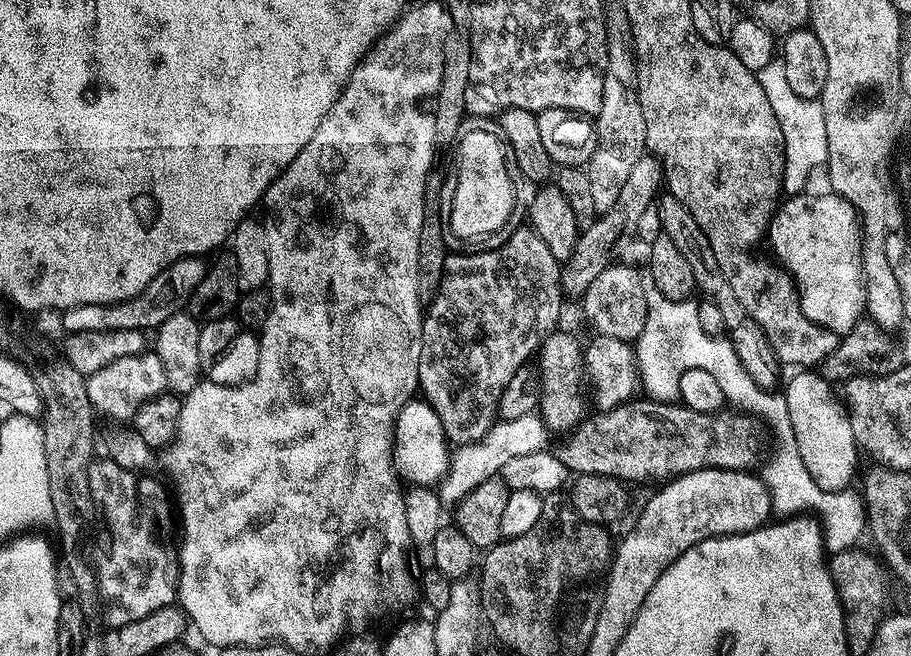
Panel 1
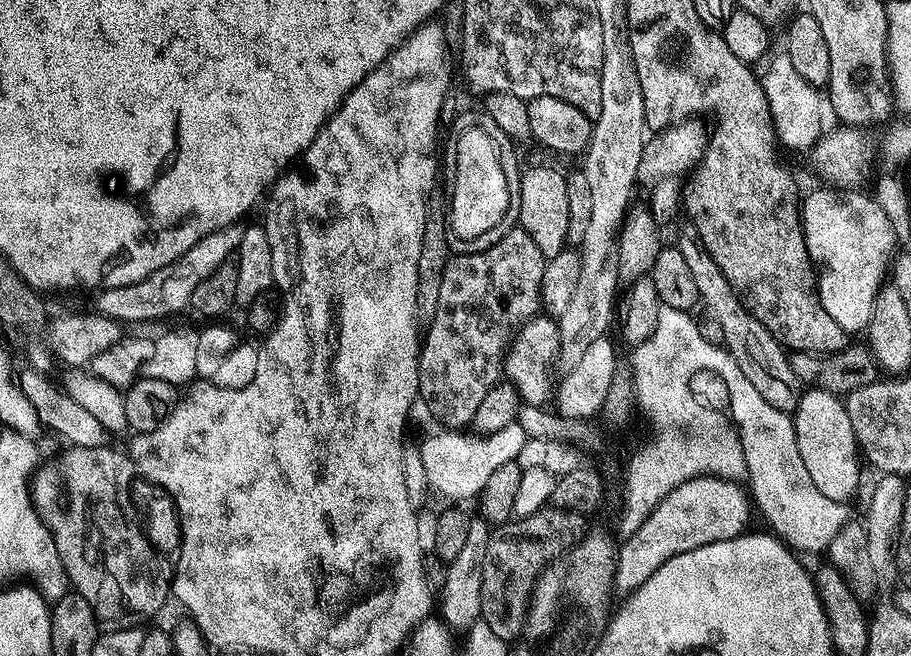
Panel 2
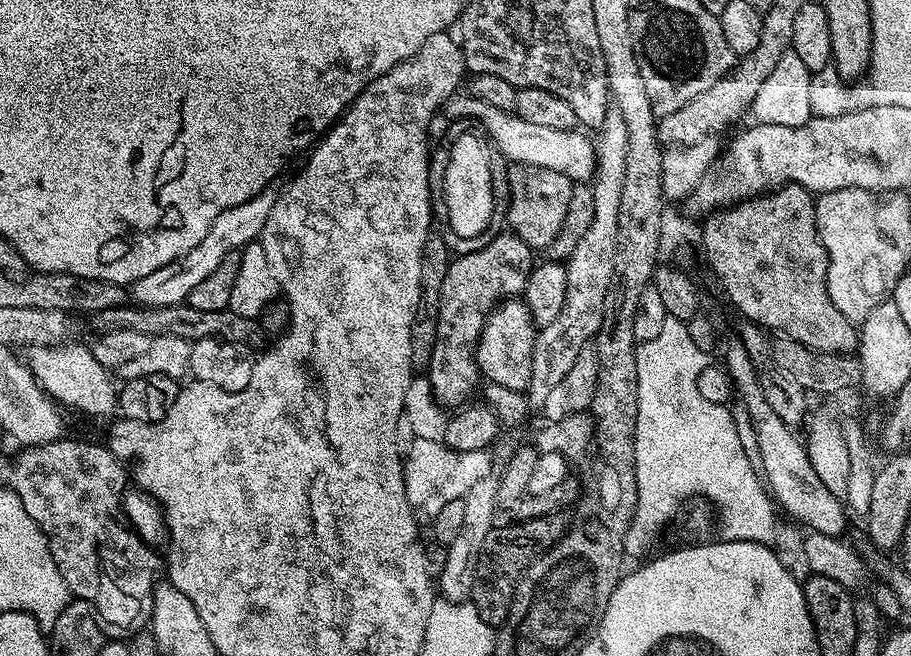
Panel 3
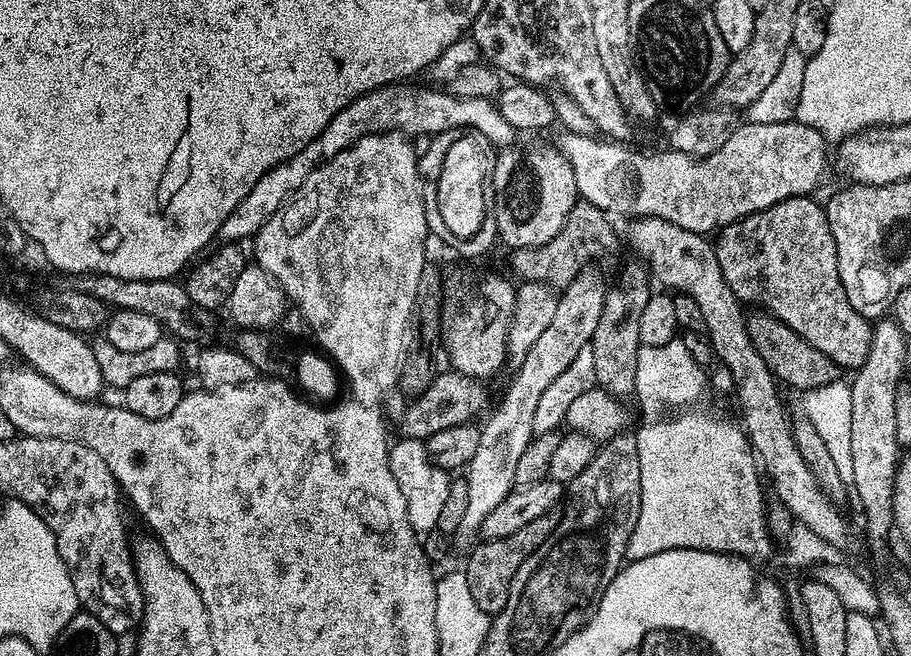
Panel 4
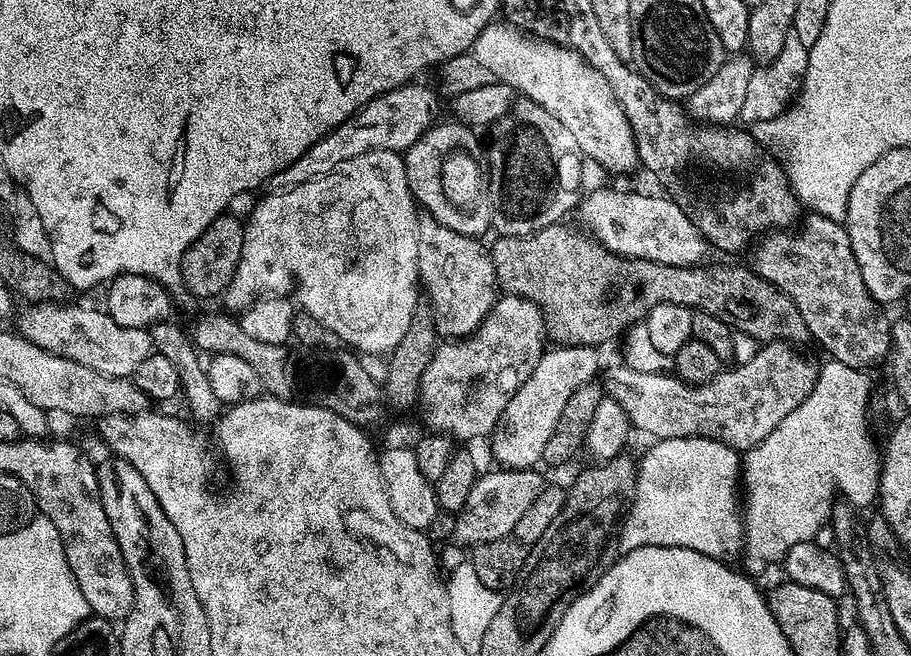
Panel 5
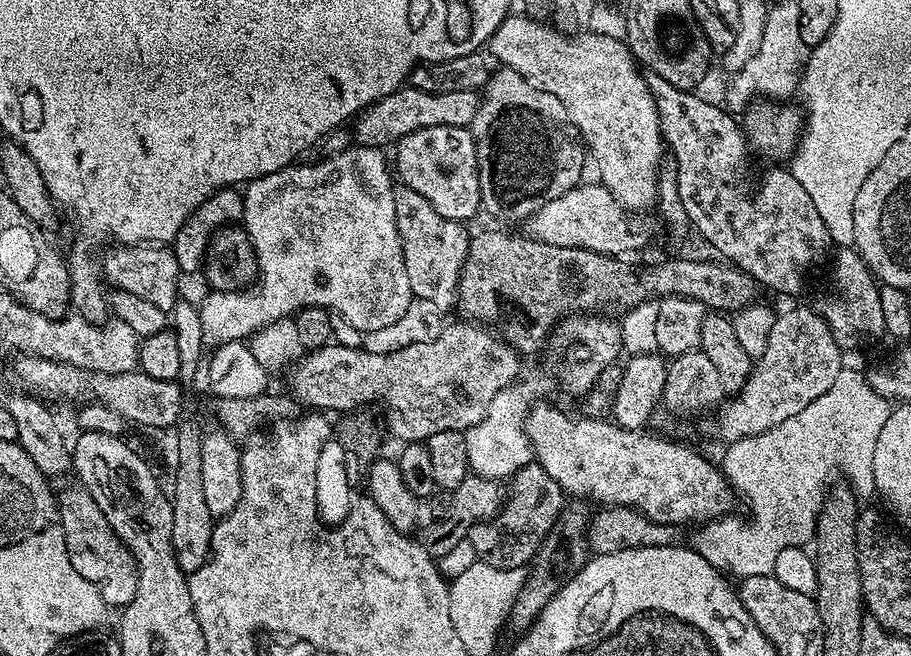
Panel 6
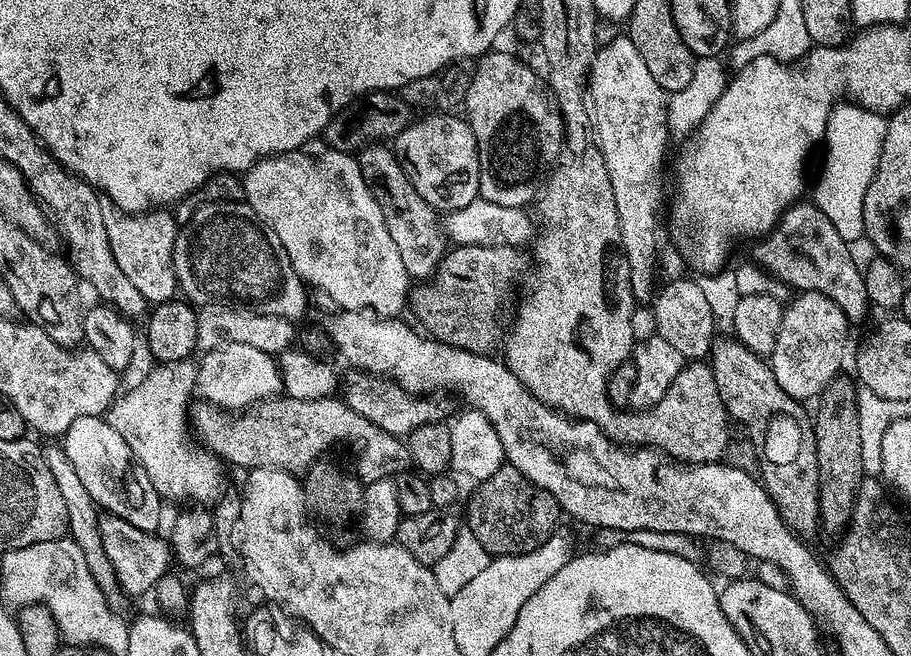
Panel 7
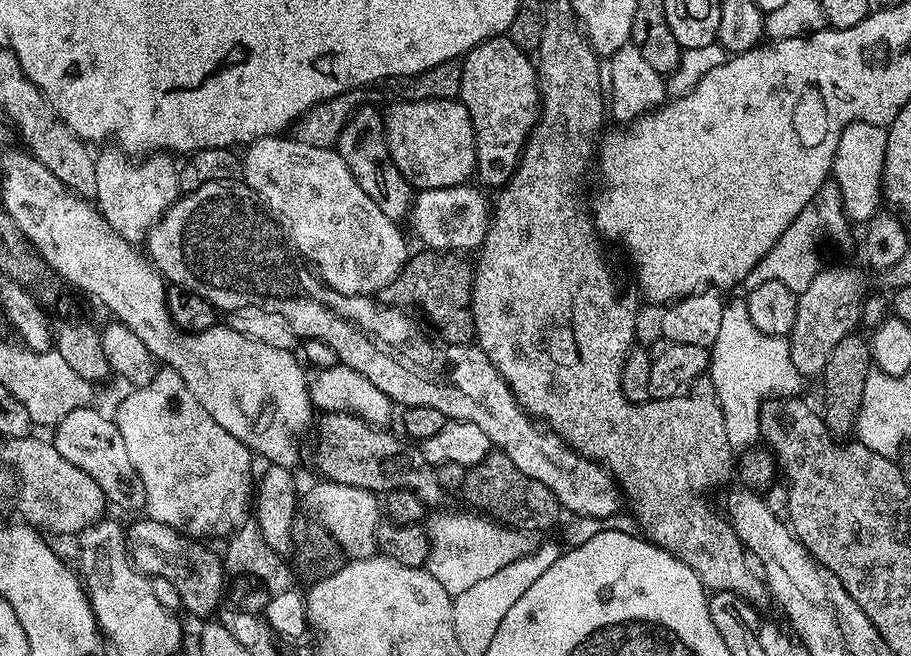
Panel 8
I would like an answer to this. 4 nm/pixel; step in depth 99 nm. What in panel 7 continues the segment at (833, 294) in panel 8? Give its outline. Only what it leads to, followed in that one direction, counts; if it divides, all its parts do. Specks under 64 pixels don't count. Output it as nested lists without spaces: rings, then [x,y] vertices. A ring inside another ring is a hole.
[[[817,291],[797,293],[784,309],[775,348],[770,355],[772,373],[786,393],[801,402],[817,399],[841,373],[850,325],[833,299]]]

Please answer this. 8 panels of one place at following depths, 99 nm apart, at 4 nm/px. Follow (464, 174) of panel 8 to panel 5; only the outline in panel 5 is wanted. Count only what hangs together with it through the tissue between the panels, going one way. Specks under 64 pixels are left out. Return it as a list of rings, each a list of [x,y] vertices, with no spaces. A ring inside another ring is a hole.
[[[437,122],[431,125],[420,135],[418,142],[414,142],[414,146],[406,149],[403,157],[406,178],[412,191],[413,200],[427,215],[433,216],[442,226],[459,229],[462,222],[458,218],[454,218],[452,208],[446,198],[446,190],[442,190],[442,166],[448,161],[448,157],[456,152],[479,153],[480,140],[476,137],[479,135],[468,125],[459,122],[451,123]]]

